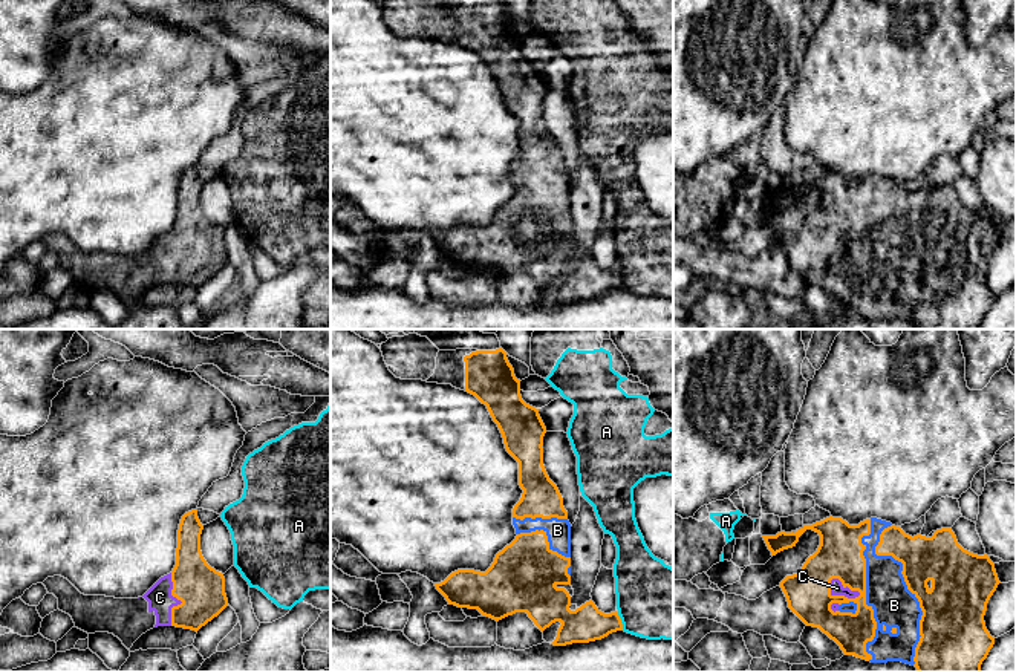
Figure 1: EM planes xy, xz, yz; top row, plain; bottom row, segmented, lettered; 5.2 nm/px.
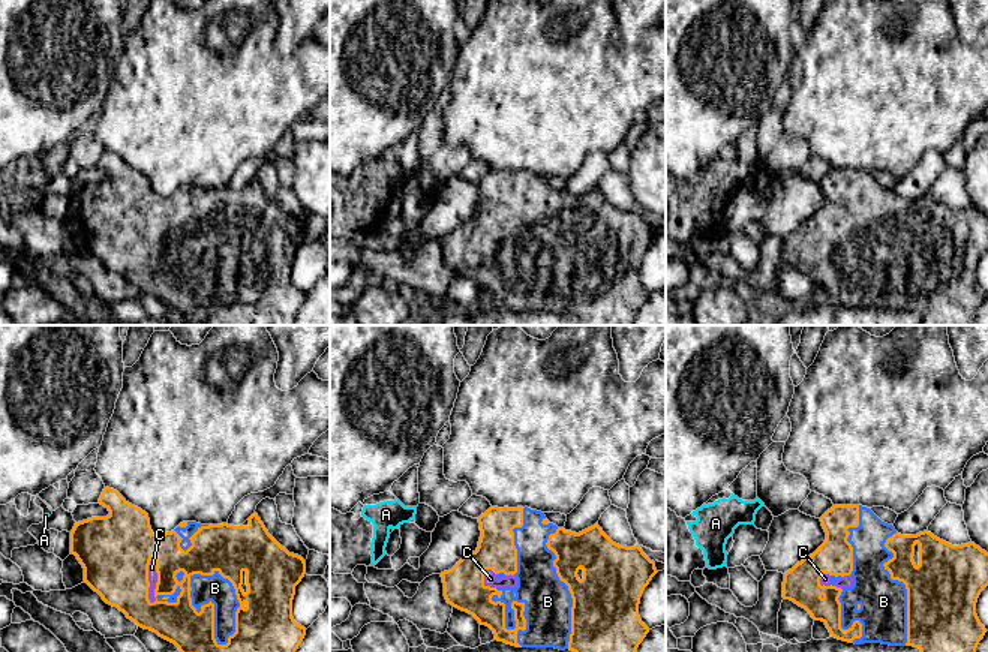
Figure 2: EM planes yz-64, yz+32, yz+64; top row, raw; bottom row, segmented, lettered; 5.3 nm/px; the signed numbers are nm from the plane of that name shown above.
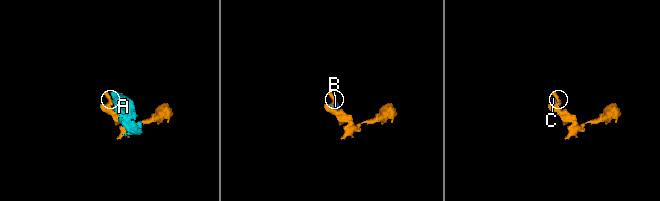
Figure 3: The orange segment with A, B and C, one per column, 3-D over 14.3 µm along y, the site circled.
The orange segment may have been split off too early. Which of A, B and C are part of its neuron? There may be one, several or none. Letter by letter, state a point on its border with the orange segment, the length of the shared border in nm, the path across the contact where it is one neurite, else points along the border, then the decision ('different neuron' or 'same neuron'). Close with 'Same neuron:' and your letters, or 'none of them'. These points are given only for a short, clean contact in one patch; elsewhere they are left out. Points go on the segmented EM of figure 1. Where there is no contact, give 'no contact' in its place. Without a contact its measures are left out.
A: contact xz (620, 622); length 100 nm; different neuron
B: contact yz (908, 587); length 750 nm; same neuron
C: contact yz (845, 587); length 180 nm; same neuron
Same neuron: B, C

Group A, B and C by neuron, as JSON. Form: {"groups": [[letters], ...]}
{"groups": [["A"], ["B", "C"]]}

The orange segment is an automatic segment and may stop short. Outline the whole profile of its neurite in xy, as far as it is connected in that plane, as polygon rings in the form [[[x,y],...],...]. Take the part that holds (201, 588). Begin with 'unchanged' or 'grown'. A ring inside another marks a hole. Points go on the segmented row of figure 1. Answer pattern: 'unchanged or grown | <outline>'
grown | [[[197,510],[182,516],[173,571],[139,599],[84,595],[61,576],[47,577],[43,585],[58,599],[58,609],[72,617],[75,628],[87,634],[113,634],[127,649],[158,626],[197,632],[228,606],[223,574],[202,556],[202,530]]]

